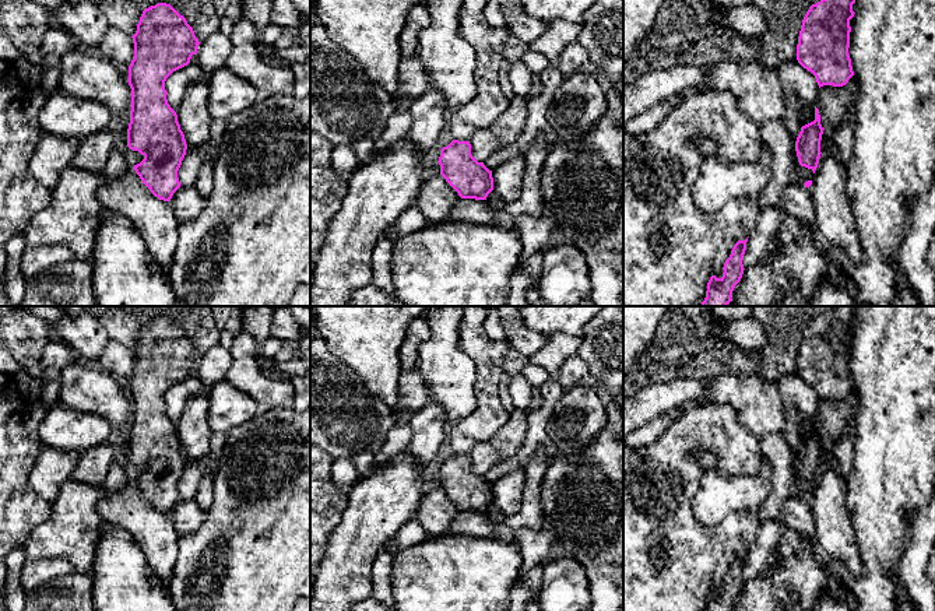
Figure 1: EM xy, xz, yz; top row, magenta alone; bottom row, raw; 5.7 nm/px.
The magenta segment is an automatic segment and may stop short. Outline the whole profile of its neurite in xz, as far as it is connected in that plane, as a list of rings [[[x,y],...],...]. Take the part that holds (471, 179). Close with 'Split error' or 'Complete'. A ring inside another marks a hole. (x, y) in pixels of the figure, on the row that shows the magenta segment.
[[[453,140],[440,150],[440,175],[461,199],[486,200],[493,190],[492,171],[471,155],[470,141]]]. Complete

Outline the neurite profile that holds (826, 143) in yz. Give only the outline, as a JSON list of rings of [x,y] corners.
[[[826,129],[823,130],[822,140],[820,140],[820,152],[830,154],[834,158],[840,158],[839,148],[836,147],[833,140],[830,138],[829,130],[826,130]]]

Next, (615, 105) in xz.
[[[609,88],[605,91],[605,96],[608,101],[608,112],[612,113],[616,120],[619,120],[623,116],[623,99],[621,94],[616,89]]]

